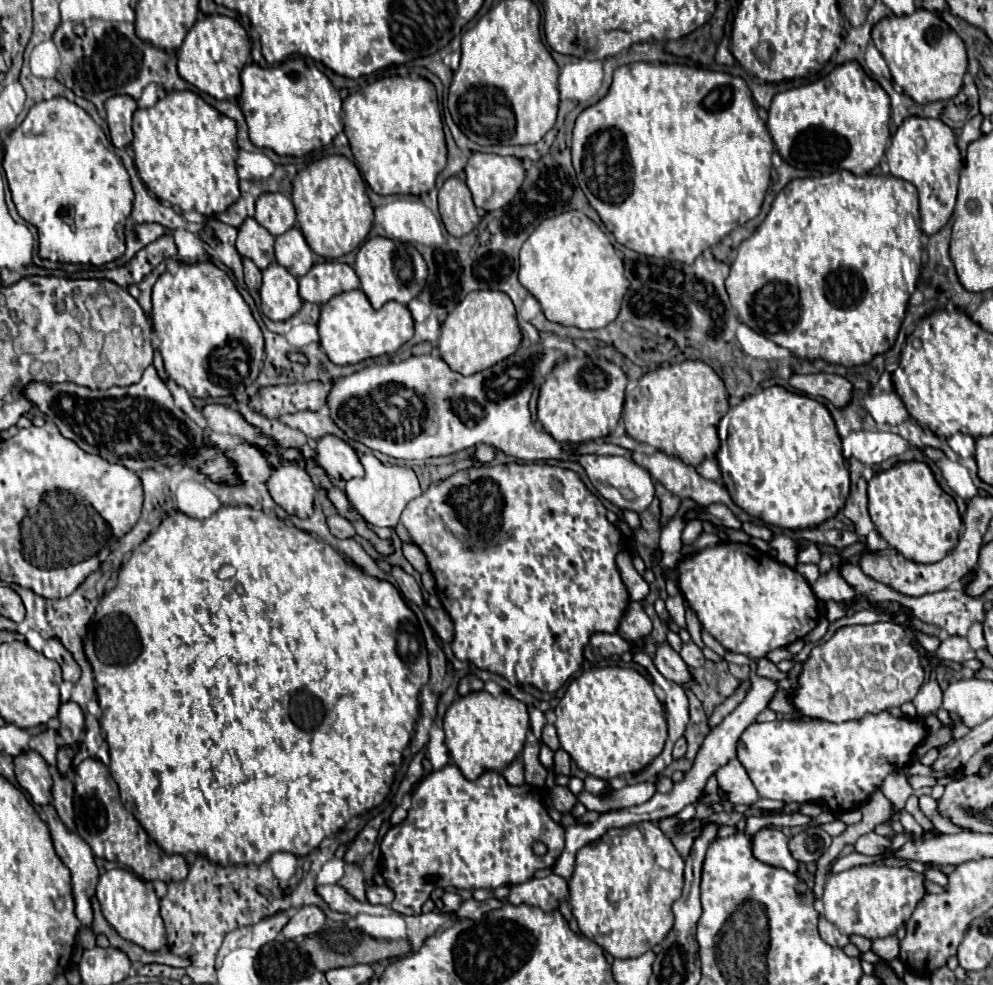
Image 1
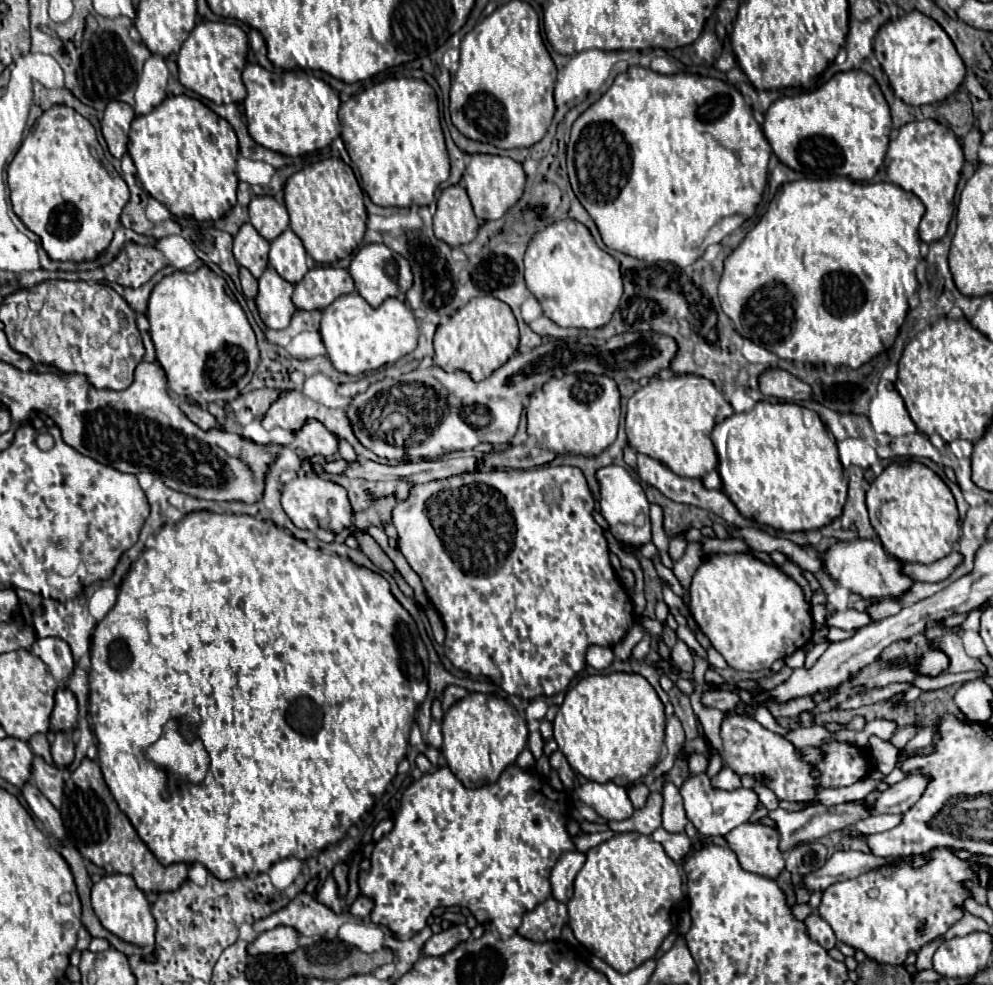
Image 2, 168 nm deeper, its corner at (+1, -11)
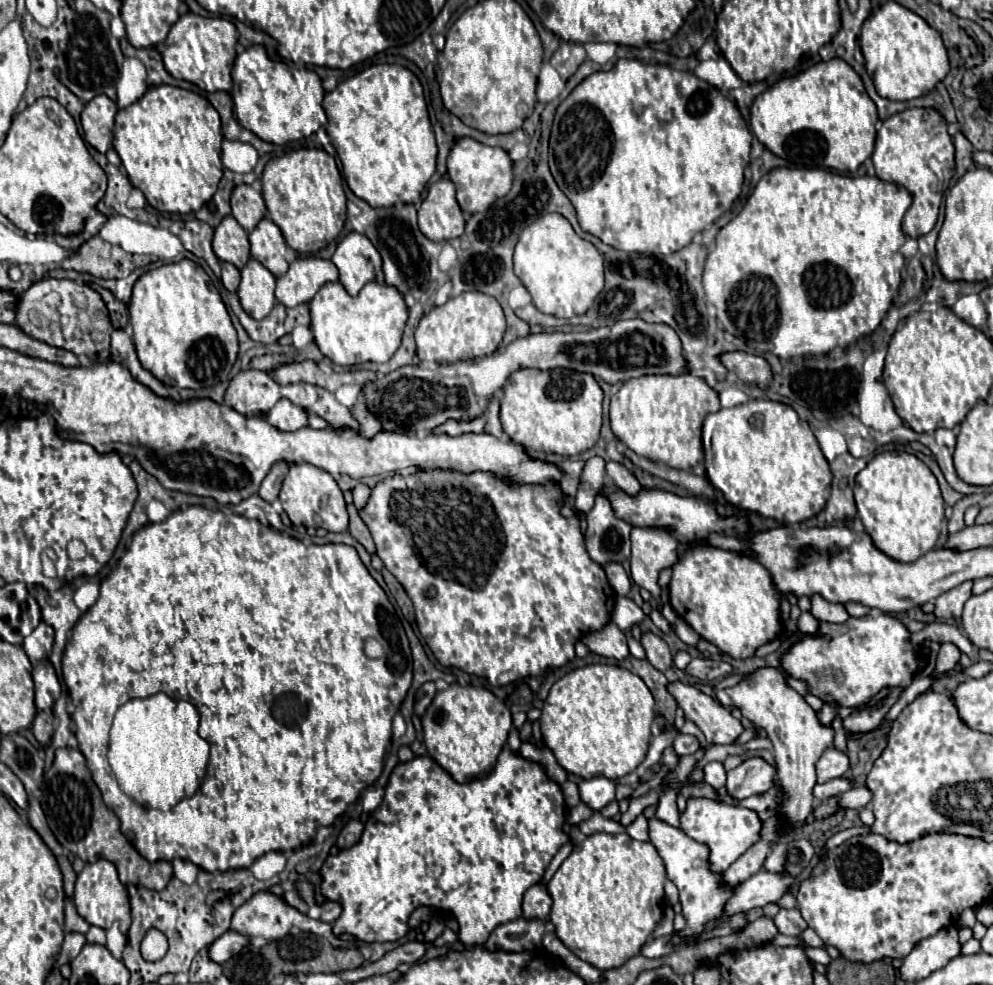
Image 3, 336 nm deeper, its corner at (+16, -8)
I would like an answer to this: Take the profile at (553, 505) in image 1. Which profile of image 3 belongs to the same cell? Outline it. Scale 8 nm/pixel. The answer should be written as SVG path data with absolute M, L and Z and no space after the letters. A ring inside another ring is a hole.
M424 470L406 478L400 474L394 474L378 482L372 488L372 494L366 506L358 512L358 516L368 526L374 538L376 554L380 556L384 566L396 576L396 580L404 586L408 598L412 600L418 630L426 640L426 644L430 646L430 650L434 652L434 656L438 658L438 662L448 668L460 668L468 674L484 676L492 686L506 686L506 684L524 680L526 676L538 676L546 668L564 666L574 658L574 644L580 640L580 636L586 632L604 628L612 618L616 592L612 590L612 596L610 596L610 584L606 580L604 568L588 558L578 518L576 516L564 518L560 514L560 508L562 508L562 490L556 484L546 484L546 486L524 484L520 488L510 488L494 474L486 474L486 472L474 472L466 476L452 470L428 470L428 472ZM428 588L436 590L434 598L428 598Z

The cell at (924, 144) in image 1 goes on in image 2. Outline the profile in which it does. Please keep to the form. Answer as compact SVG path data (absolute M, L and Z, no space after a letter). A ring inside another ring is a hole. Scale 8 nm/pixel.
M933 119L903 125L899 129L899 135L889 143L889 151L885 157L887 177L891 183L915 193L923 201L925 215L919 225L919 237L925 243L933 243L947 233L949 221L955 213L953 197L959 183L963 161L963 149L955 133Z

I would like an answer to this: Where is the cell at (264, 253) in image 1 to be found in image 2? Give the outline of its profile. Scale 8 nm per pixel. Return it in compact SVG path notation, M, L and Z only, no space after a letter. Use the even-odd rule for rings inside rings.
M245 223L239 233L235 235L233 255L237 259L237 265L249 269L253 277L261 277L261 273L269 265L269 241L263 239L251 223Z

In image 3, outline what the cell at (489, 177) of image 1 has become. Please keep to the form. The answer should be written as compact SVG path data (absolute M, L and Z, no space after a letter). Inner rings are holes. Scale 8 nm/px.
M458 138L448 156L448 178L456 184L456 200L464 212L484 212L512 188L512 160L506 150L486 146L474 138Z

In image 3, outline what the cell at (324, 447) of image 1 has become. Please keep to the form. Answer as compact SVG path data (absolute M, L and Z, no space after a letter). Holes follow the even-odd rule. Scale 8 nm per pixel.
M280 400L272 410L268 410L268 414L264 414L264 420L278 430L292 432L308 424L308 414L304 408L292 404L290 400Z

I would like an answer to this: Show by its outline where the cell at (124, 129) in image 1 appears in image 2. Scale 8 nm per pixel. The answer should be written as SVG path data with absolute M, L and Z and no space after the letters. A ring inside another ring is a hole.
M113 101L105 109L105 117L101 121L101 133L113 157L121 159L127 153L129 143L129 125L135 119L133 107L121 101Z

